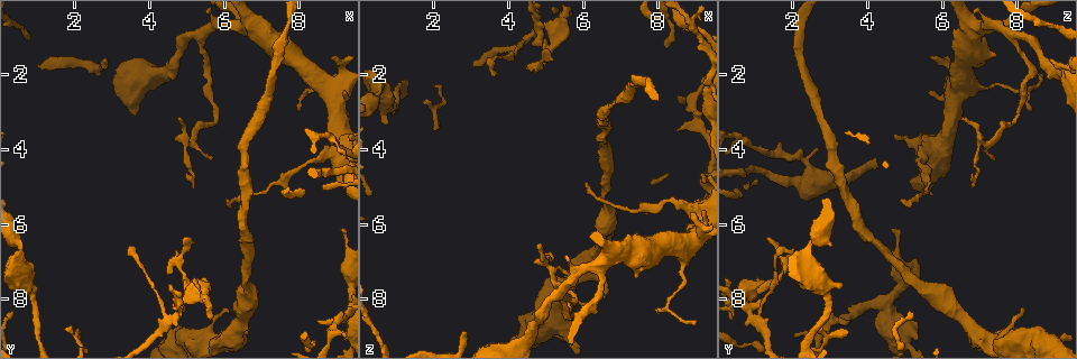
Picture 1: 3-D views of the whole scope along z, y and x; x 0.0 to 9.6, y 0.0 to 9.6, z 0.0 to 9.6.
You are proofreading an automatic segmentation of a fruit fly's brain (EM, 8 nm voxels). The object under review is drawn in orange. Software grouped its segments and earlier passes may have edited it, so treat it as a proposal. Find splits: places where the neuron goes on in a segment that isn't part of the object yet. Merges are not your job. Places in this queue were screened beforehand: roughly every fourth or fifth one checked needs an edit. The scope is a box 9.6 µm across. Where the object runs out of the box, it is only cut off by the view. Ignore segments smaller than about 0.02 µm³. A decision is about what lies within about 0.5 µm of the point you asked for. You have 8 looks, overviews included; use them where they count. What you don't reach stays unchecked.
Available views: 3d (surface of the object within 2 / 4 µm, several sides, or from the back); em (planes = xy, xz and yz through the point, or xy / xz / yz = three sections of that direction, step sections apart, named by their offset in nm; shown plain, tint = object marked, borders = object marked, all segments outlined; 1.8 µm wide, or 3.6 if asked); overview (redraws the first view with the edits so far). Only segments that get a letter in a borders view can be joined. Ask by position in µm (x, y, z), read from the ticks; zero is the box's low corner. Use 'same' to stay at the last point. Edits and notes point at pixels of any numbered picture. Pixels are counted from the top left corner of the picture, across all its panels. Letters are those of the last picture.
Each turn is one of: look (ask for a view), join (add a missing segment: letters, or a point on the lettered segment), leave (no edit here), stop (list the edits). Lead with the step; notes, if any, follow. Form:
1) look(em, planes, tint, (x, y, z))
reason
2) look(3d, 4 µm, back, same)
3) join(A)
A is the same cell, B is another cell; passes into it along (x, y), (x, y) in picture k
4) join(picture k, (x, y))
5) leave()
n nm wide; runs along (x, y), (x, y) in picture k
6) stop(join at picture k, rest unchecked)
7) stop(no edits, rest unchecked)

look(em, planes, borders, (5.15, 5.00, 6.75))
free end

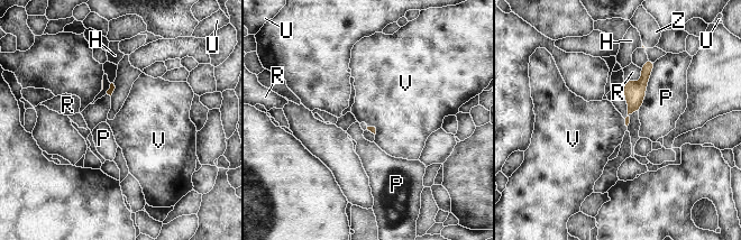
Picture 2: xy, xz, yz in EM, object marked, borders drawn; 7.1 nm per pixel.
leave()
H, P, R, U, V and Z are other cells; no lettered segment goes on from it

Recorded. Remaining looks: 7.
look(em, planes, borders, (2.80, 1.55, 8.90))

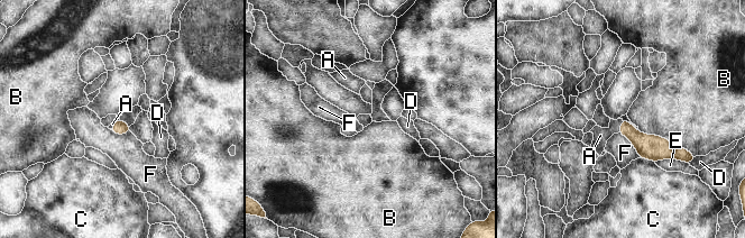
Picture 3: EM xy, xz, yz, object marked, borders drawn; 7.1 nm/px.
join(A)
B touches over 420 nm; A is the same cell, B, C, D, E and F are other cells; the neuron continues

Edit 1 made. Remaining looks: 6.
look(3d, 4 µm, (0.70, 7.60, 3.30))
thick end

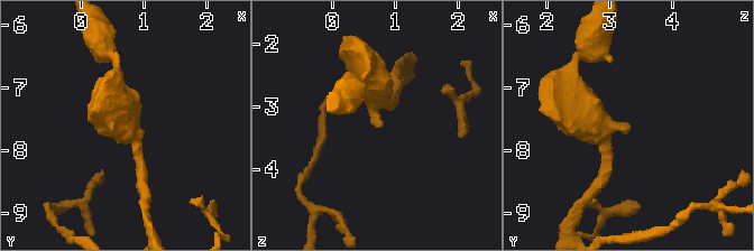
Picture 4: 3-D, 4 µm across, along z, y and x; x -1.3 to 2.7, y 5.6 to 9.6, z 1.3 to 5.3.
look(em, planes, borders, (0.70, 7.55, 3.35))
need the tissue

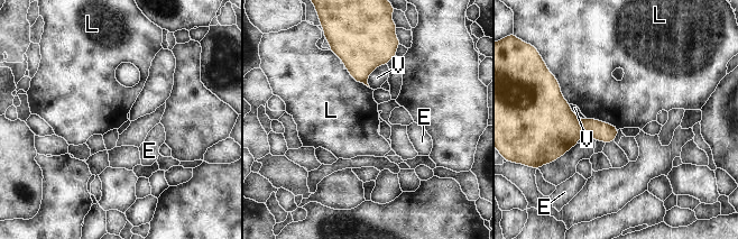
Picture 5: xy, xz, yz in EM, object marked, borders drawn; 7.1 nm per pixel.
leave()
E, L and V are other cells; border along (586, 117), (609, 122), (618, 129) in picture 5; none of them fits

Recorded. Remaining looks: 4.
stop(join at picture 3, rest unchecked)

